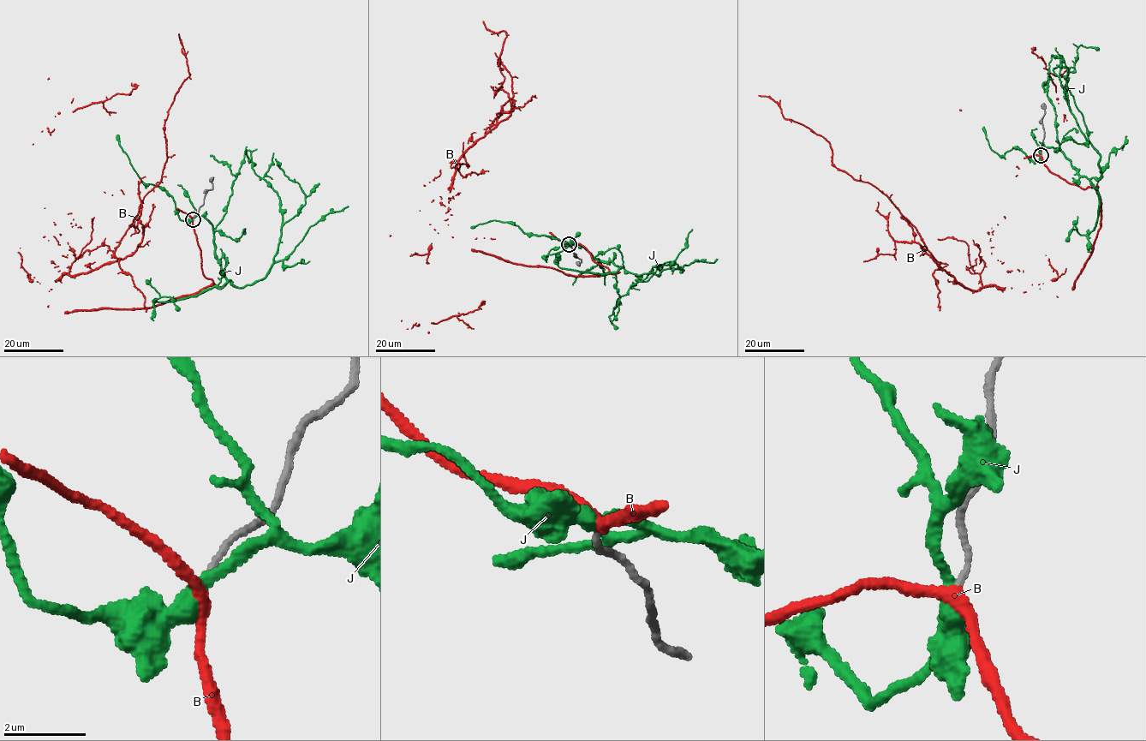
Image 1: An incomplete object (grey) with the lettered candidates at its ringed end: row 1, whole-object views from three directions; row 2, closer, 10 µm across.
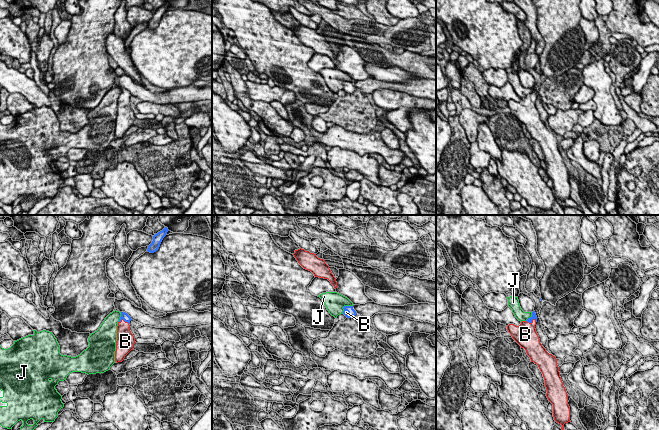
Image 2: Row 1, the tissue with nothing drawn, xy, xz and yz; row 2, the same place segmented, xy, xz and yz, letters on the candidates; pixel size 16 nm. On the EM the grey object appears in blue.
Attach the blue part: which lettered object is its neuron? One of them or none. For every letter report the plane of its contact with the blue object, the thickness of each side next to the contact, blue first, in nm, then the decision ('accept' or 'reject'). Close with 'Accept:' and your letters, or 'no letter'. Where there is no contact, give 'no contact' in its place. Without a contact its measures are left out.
B: meets blue in yz; 70 nm thick on the blue side, 360 nm on the other; accept
J: meets blue in xz; 130 nm thick on the blue side, 320 nm on the other; reject
Accept: B

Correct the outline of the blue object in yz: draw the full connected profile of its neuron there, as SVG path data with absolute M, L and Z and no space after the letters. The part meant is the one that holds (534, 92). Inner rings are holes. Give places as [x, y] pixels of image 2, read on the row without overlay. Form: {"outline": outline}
{"outline": "M533 87L532 92L526 97L522 97L519 102L509 100L507 106L521 124L526 126L531 138L537 140L542 148L547 166L546 172L553 180L554 196L562 201L563 208L564 200L571 198L568 170L560 153L556 133L549 130L540 119L535 105L536 98L537 92Z"}

